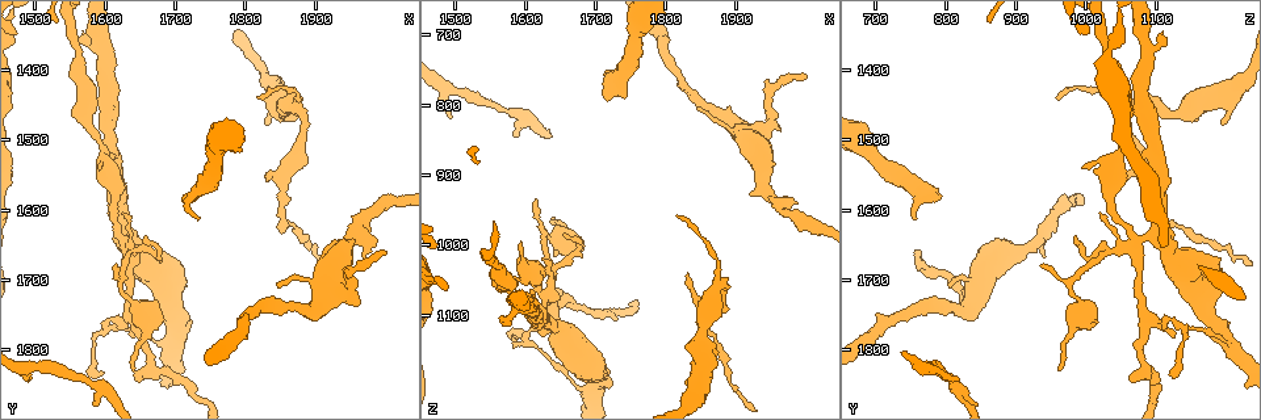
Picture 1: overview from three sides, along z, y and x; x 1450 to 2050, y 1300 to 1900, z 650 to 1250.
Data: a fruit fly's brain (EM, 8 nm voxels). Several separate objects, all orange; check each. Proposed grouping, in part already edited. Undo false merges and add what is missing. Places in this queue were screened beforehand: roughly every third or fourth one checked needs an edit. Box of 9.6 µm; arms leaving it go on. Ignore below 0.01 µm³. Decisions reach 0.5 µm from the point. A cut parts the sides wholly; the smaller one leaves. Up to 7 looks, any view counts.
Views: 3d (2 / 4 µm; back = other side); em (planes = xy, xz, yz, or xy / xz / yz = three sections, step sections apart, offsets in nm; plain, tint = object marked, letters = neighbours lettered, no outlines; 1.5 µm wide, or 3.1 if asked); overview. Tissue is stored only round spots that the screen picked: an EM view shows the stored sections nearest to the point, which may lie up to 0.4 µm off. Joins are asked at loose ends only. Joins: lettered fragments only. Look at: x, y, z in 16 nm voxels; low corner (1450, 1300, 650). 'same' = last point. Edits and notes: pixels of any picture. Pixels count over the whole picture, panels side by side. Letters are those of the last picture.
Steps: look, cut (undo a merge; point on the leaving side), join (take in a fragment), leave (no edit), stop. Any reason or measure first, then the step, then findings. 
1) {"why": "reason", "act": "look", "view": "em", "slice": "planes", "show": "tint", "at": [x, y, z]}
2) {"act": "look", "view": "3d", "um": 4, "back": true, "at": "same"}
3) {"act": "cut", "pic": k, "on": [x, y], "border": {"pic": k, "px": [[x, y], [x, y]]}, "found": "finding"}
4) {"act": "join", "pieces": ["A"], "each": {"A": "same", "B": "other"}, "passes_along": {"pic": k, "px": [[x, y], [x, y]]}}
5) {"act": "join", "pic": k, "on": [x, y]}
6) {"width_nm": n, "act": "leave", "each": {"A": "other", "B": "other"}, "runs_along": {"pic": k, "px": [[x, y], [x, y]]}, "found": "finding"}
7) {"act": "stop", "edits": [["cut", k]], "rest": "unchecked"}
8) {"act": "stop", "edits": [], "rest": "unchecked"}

{"act": "look", "view": "3d", "um": 2, "back": true, "at": [1690, 1790, 1205]}

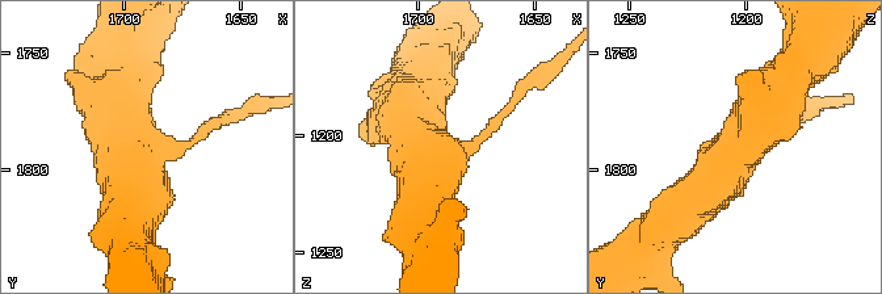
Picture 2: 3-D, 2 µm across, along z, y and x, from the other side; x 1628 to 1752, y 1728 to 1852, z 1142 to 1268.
{"act": "look", "view": "em", "slice": "planes", "show": "letters", "at": [1695, 1788, 1204]}

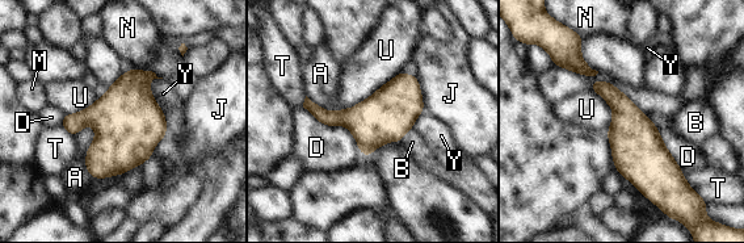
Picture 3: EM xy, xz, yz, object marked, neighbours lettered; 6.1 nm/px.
{"act": "leave", "each": {"A": "other", "B": "other", "D": "other", "J": "other", "M": "other", "N": "other", "T": "other", "U": "other", "Y": "other"}, "border": {"pic": 3, "px": [[400, 70], [368, 97], [341, 109]]}, "found": "one neuron here"}

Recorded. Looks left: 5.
{"why": "an open end", "act": "look", "view": "3d", "um": 2, "at": [1990, 1655, 935]}

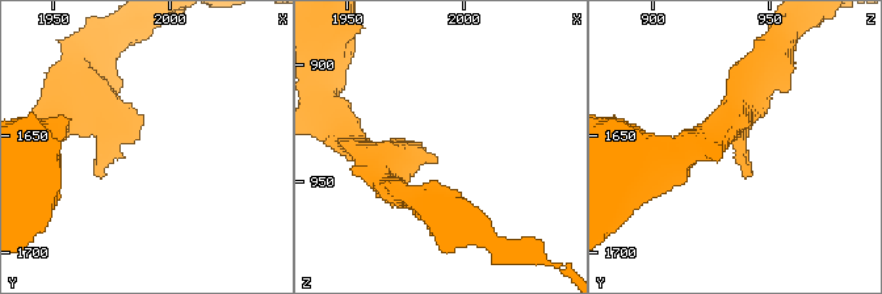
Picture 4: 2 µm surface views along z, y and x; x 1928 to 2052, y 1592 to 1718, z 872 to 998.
{"arm_widths_nm": [200, 240], "act": "look", "view": "em", "slice": "planes", "show": "letters", "at": [1986, 1652, 939]}

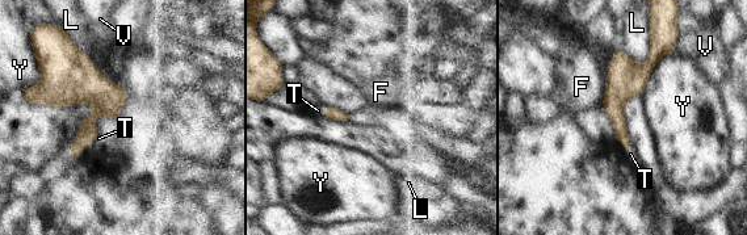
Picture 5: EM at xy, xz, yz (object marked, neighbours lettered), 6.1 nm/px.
{"act": "join", "pieces": ["T"], "each": {"F": "other", "L": "other", "T": "same", "V": "other", "Y": "other"}, "found": "the neuron continues"}

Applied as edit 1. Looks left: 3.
{"act": "stop", "edits": [["join", 5]], "rest": "unchecked"}

